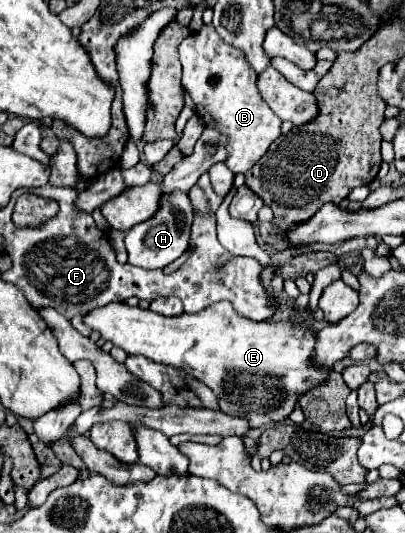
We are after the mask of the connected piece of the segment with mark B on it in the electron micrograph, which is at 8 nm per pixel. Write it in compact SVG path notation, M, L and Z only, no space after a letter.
M204 24L180 44L180 62L184 68L182 86L196 104L196 114L206 126L230 136L226 166L234 174L246 174L280 136L282 120L276 118L256 88L256 74L236 48L224 44L212 24Z

